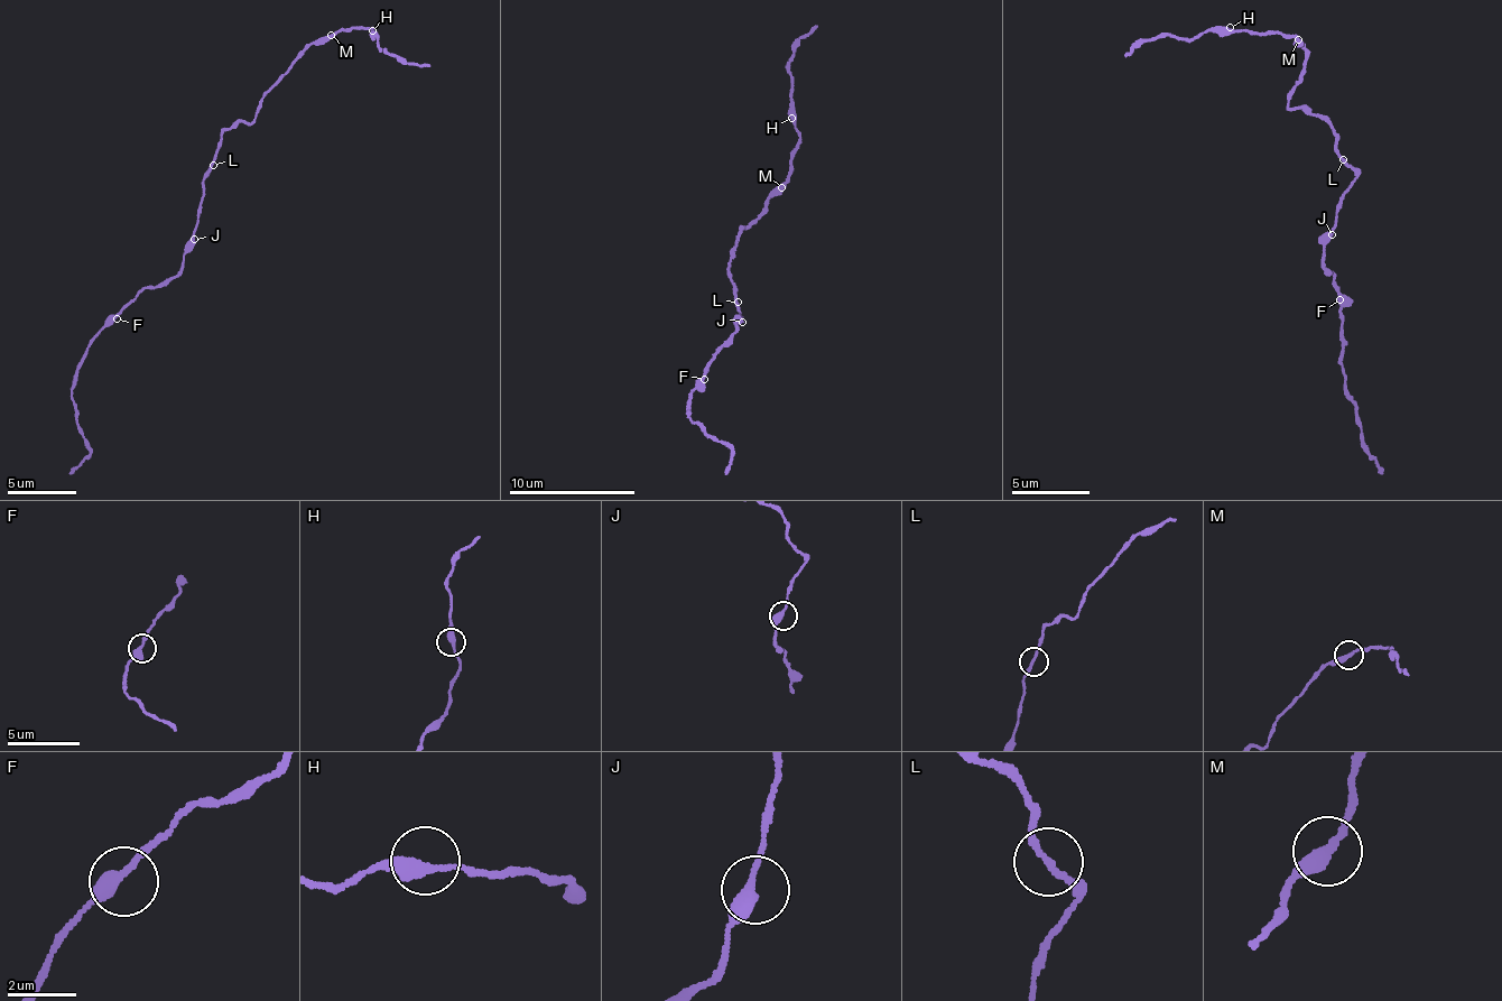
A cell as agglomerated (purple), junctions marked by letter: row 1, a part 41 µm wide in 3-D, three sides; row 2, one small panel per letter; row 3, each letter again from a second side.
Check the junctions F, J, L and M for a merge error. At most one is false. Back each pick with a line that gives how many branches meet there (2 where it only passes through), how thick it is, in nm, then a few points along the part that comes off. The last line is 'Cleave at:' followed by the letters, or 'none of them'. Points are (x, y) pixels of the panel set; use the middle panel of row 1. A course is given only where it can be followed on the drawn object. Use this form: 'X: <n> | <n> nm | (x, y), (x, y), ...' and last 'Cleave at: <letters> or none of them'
M: 2 | 320 nm | (781, 186), (799, 139), (790, 96), (790, 56), (817, 25)
Cleave at: M

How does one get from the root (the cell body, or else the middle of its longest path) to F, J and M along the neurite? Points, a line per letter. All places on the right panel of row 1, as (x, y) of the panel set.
F: (1345, 158), (1355, 182), (1338, 207), (1322, 262), (1336, 278), (1340, 299)
J: (1345, 158), (1353, 168), (1355, 182), (1338, 207), (1332, 234)
M: (1345, 158), (1335, 146), (1337, 132), (1322, 119), (1287, 107), (1290, 90), (1307, 58), (1297, 38)

